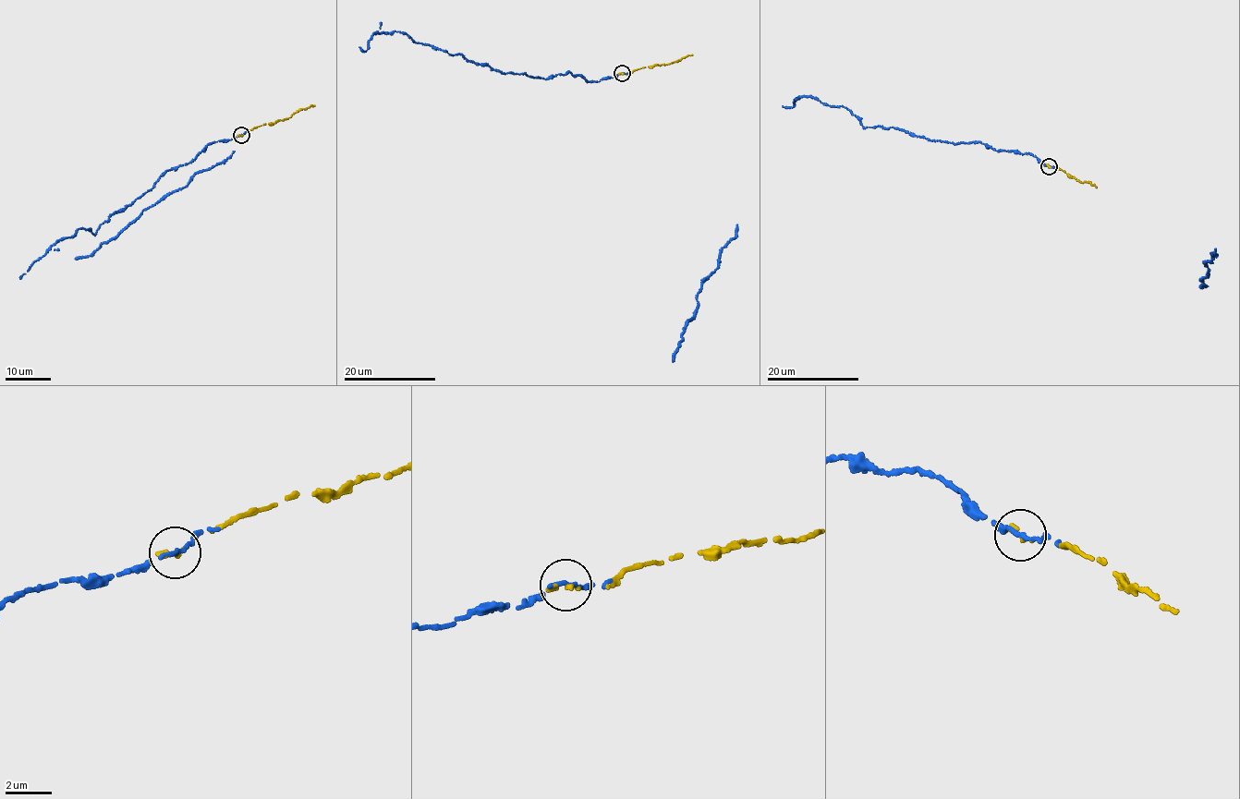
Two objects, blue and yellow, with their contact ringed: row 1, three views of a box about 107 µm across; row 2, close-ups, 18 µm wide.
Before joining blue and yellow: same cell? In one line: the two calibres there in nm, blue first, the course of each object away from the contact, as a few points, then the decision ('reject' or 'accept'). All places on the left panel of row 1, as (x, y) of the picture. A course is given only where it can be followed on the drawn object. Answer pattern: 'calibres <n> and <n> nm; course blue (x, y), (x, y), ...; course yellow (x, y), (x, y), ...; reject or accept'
calibres 180 and 240 nm; course blue (241, 136), (206, 145), (195, 160), (169, 169), (94, 234), (80, 228), (56, 240), (20, 277); course yellow (241, 136), (258, 127), (291, 117), (299, 110), (314, 106); accept

